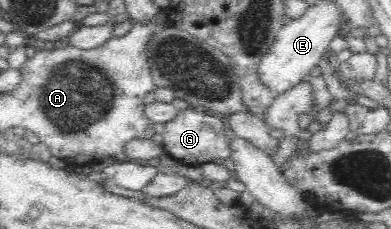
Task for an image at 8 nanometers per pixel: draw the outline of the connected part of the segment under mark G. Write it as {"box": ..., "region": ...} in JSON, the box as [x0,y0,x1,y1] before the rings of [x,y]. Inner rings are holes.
{"box":[162,107,229,165],"region":[[[188,107],[164,123],[162,132],[162,147],[178,163],[185,165],[200,165],[215,161],[215,159],[229,158],[229,138],[225,135],[227,125],[220,116],[199,113]]]}

